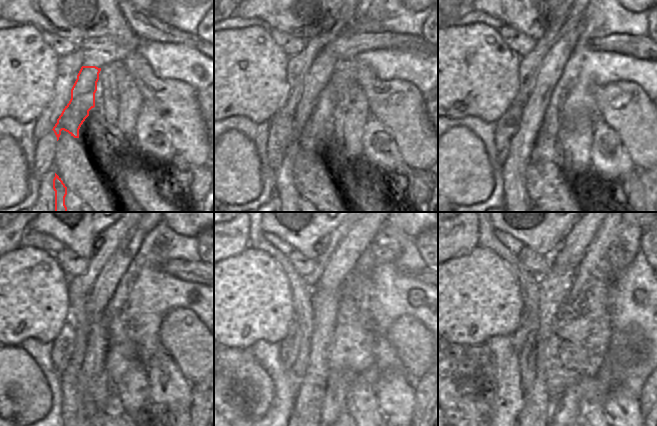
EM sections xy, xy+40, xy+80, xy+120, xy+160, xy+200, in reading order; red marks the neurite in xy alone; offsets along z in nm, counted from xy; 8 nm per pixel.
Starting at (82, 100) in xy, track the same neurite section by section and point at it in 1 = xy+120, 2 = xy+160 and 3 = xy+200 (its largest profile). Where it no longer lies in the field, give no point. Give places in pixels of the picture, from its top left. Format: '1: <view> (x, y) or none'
1: xy+120 (108, 280)
2: xy+160 (342, 262)
3: xy+200 (567, 257)

